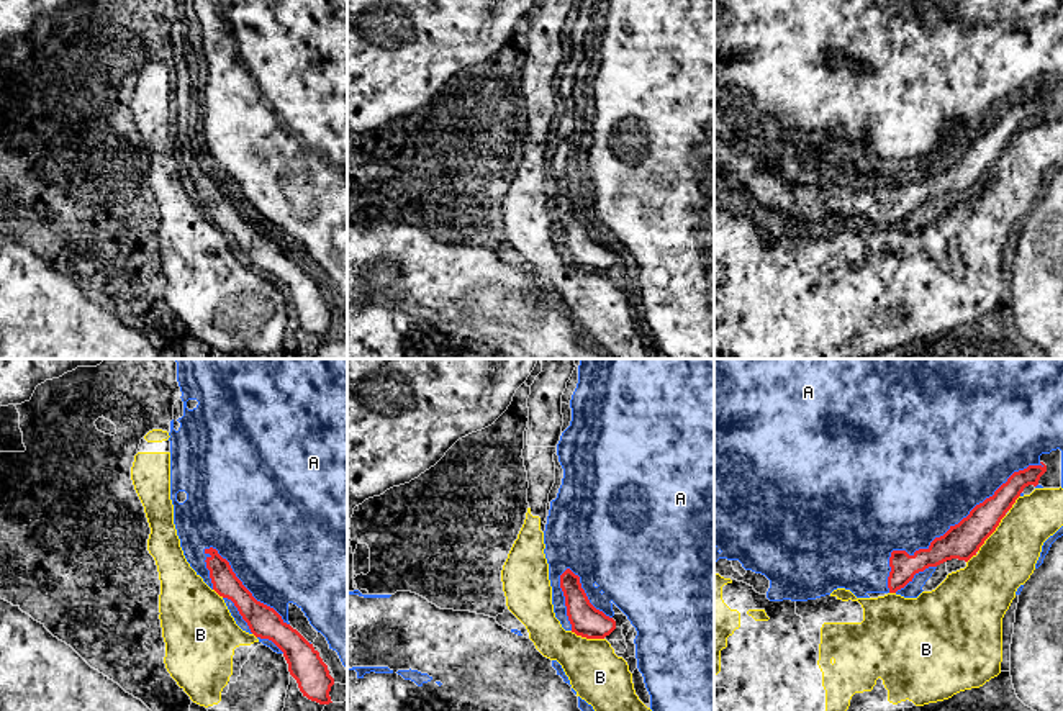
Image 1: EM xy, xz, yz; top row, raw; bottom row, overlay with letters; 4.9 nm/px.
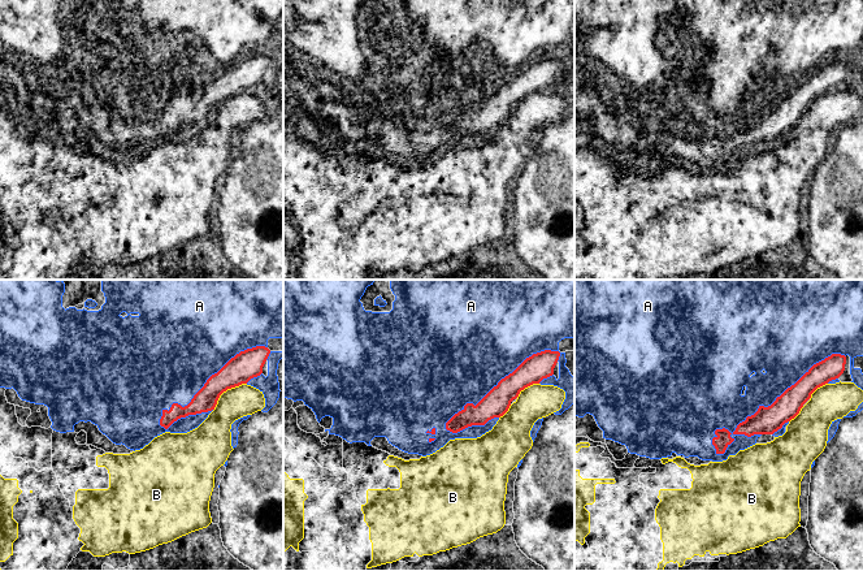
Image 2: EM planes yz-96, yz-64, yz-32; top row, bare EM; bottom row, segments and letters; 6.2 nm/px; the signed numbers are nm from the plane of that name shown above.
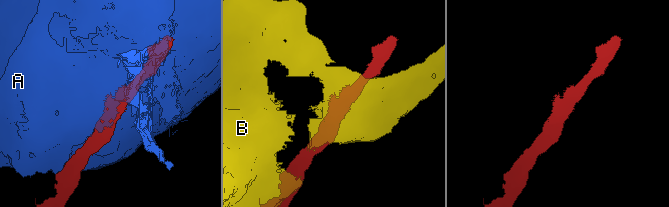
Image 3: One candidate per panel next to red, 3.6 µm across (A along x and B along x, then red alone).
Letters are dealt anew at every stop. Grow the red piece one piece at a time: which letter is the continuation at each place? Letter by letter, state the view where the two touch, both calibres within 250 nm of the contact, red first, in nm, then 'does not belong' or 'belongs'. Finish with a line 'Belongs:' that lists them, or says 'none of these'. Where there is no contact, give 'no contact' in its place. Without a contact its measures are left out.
A: contact in yz; calibres 180 and 480 nm; does not belong
B: contact in yz; calibres 180 and 280 nm; does not belong
Belongs: none of these

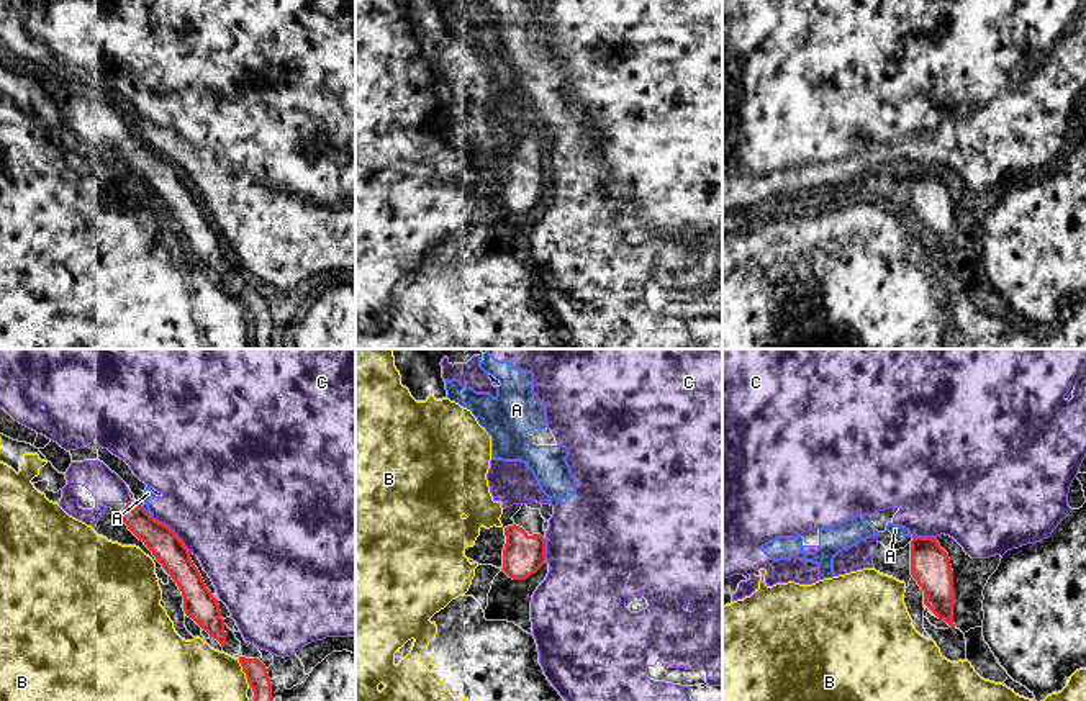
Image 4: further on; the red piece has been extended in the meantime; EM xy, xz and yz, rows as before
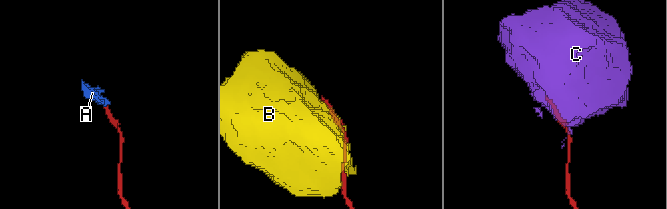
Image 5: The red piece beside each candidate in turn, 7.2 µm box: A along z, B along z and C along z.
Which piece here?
A: contact in xy; calibres 160 and 50 nm; does not belong
B: contact in xy; calibres 110 and 460 nm; does not belong
C: contact in xy; calibres 160 and 500 nm; does not belong
Belongs: none of these

